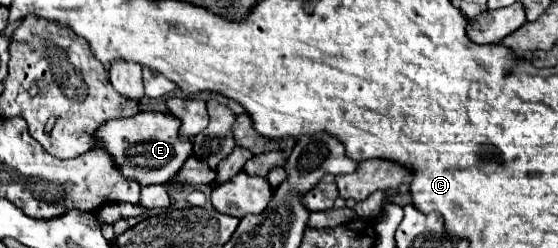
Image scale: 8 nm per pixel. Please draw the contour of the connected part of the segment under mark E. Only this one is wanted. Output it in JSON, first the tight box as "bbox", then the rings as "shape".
{"bbox":[95,111,193,187],"shape":[[[141,111],[127,119],[111,119],[97,129],[95,137],[99,147],[109,151],[119,171],[125,177],[137,179],[143,187],[153,183],[169,183],[193,153],[191,139],[179,135],[177,117],[161,111]]]}

